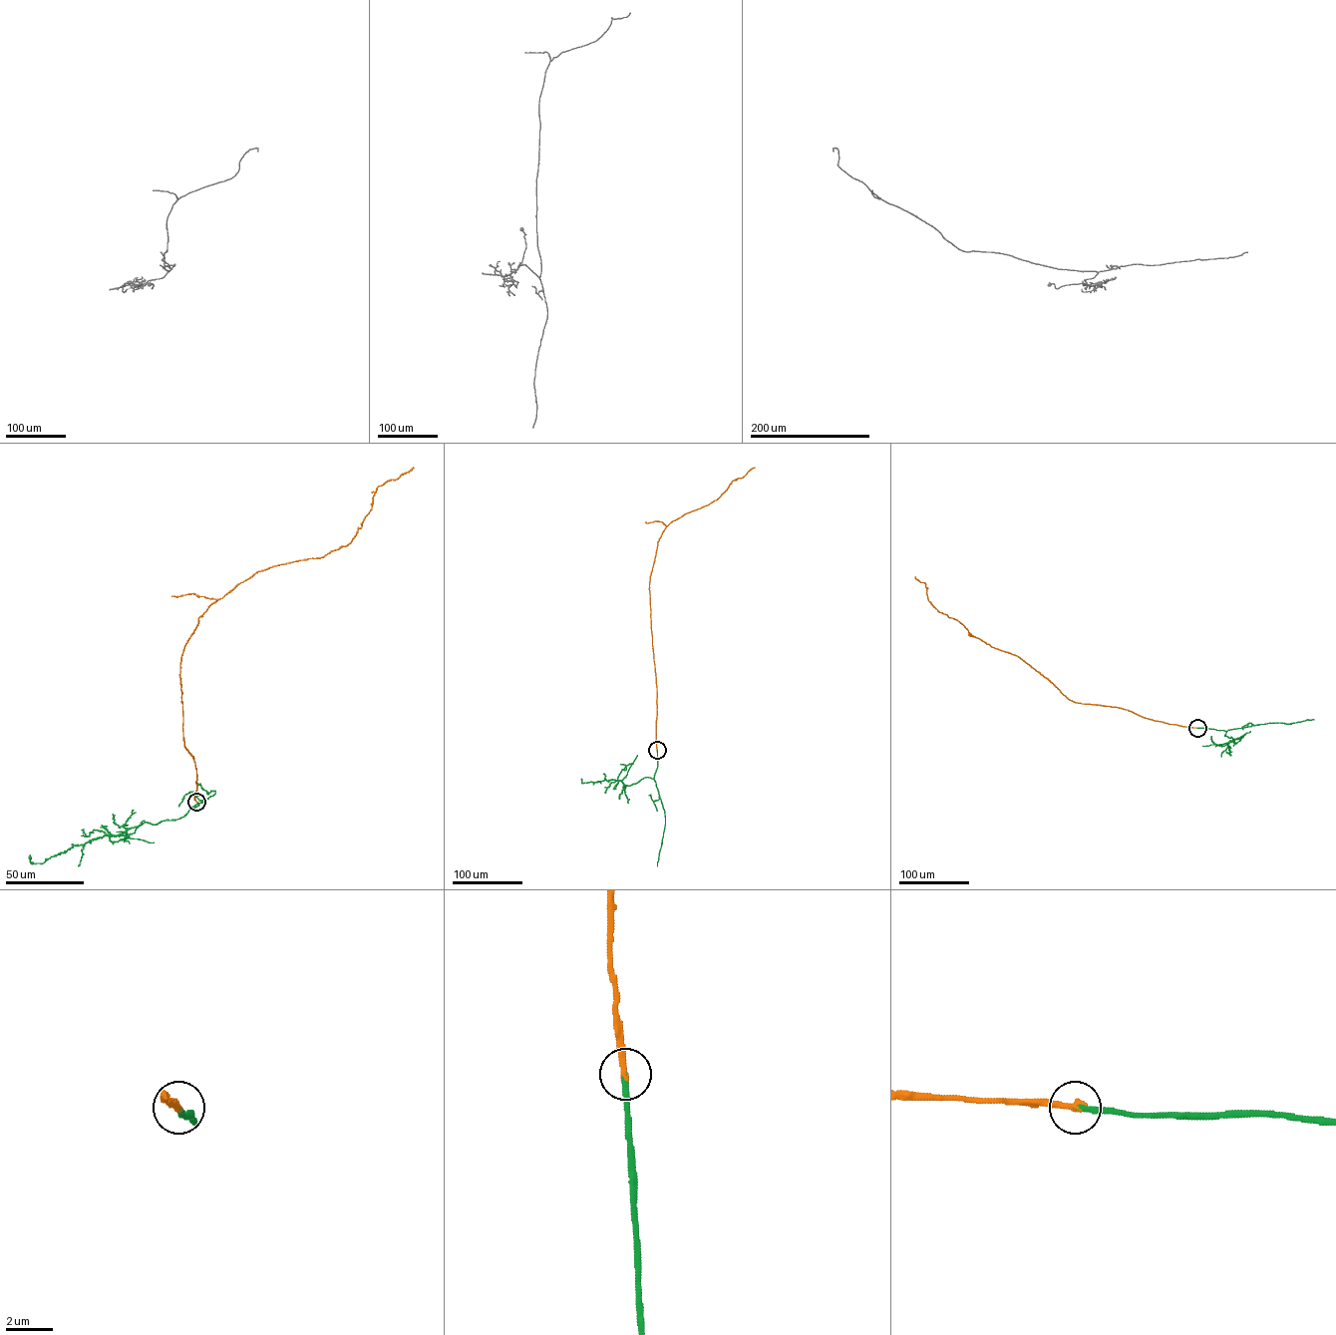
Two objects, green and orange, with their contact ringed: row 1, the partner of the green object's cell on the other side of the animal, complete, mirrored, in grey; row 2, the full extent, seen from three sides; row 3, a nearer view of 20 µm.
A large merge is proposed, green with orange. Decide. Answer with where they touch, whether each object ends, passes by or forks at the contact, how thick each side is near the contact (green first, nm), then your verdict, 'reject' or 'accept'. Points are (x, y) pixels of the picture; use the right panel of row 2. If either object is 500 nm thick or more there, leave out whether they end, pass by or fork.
place (1197, 728); green ends; orange ends; calibres 260 and 280 nm; accept

